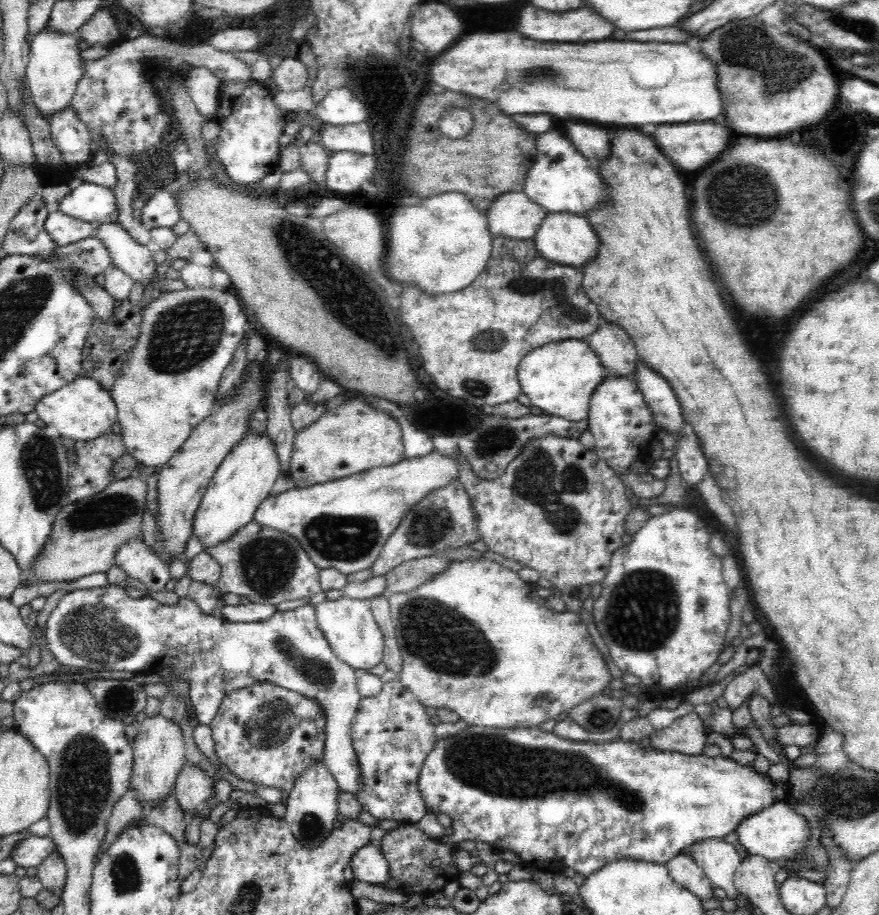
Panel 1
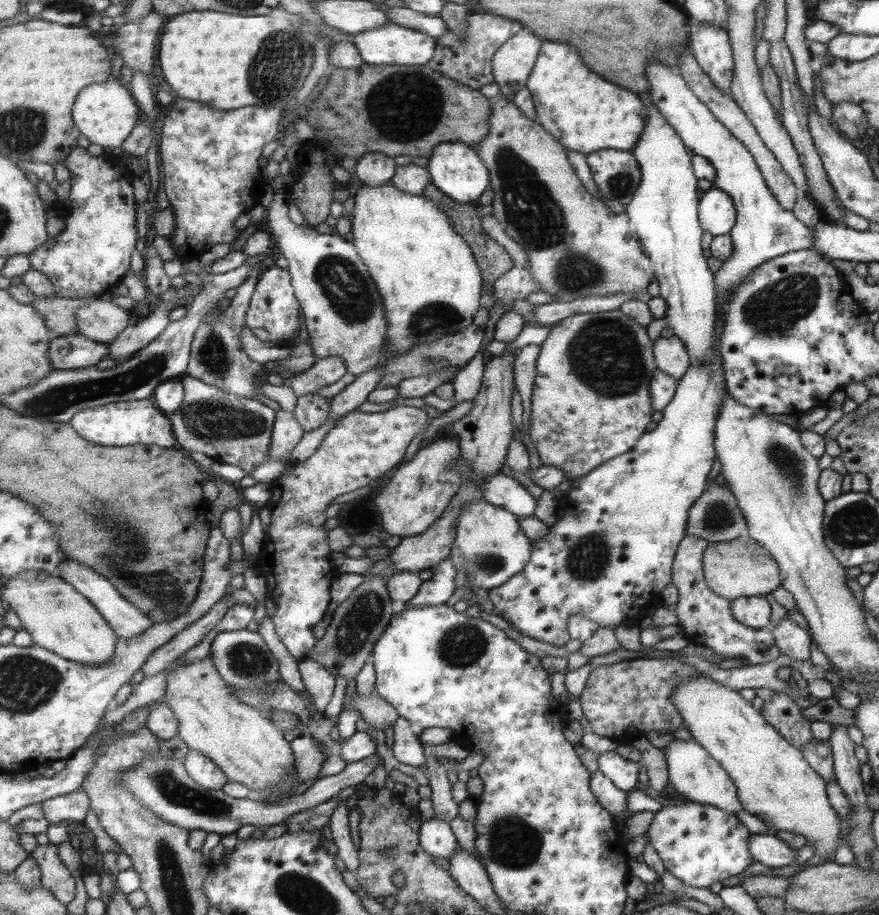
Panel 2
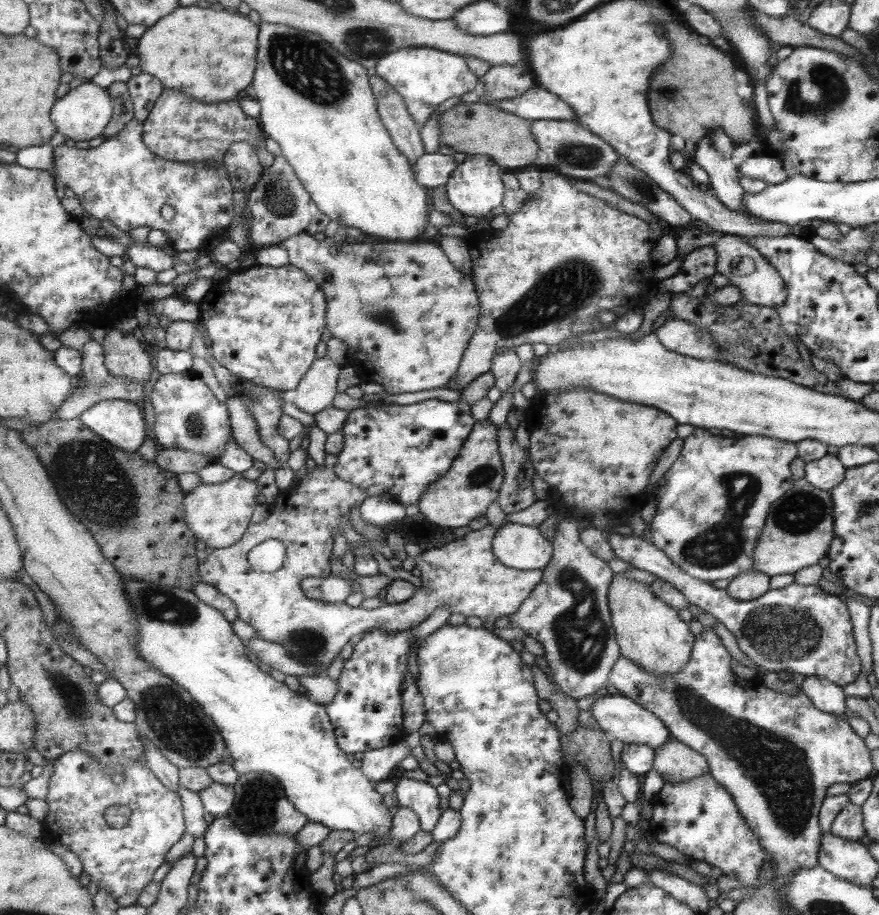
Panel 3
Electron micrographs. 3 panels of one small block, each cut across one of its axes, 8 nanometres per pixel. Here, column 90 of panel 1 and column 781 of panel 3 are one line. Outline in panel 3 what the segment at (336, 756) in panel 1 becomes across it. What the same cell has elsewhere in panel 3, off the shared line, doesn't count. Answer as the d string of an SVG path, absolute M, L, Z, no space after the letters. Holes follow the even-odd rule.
M617 533L607 534L608 544L612 546L618 558L628 562L630 566L638 570L644 570L658 578L672 583L689 603L698 606L702 610L717 617L717 622L722 622L728 630L734 635L744 656L757 666L764 666L765 672L776 672L780 670L789 670L792 673L798 672L804 676L817 676L818 678L827 678L830 682L838 686L845 687L847 684L854 682L862 670L860 657L856 653L854 623L850 622L850 615L846 604L838 598L838 595L832 596L822 585L808 585L791 583L781 589L768 590L760 598L754 600L741 601L732 598L726 589L714 587L712 582L703 581L694 578L692 575L685 573L680 566L672 562L663 550L652 545L650 542L640 537L625 536Z

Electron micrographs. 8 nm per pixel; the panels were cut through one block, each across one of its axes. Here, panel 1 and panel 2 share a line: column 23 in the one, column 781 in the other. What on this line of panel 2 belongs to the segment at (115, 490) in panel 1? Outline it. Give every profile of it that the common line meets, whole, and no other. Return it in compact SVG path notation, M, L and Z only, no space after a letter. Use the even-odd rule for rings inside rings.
M740 537L734 541L709 544L704 551L703 560L708 588L730 601L750 596L764 597L774 592L783 582L779 563L766 548L750 538Z

